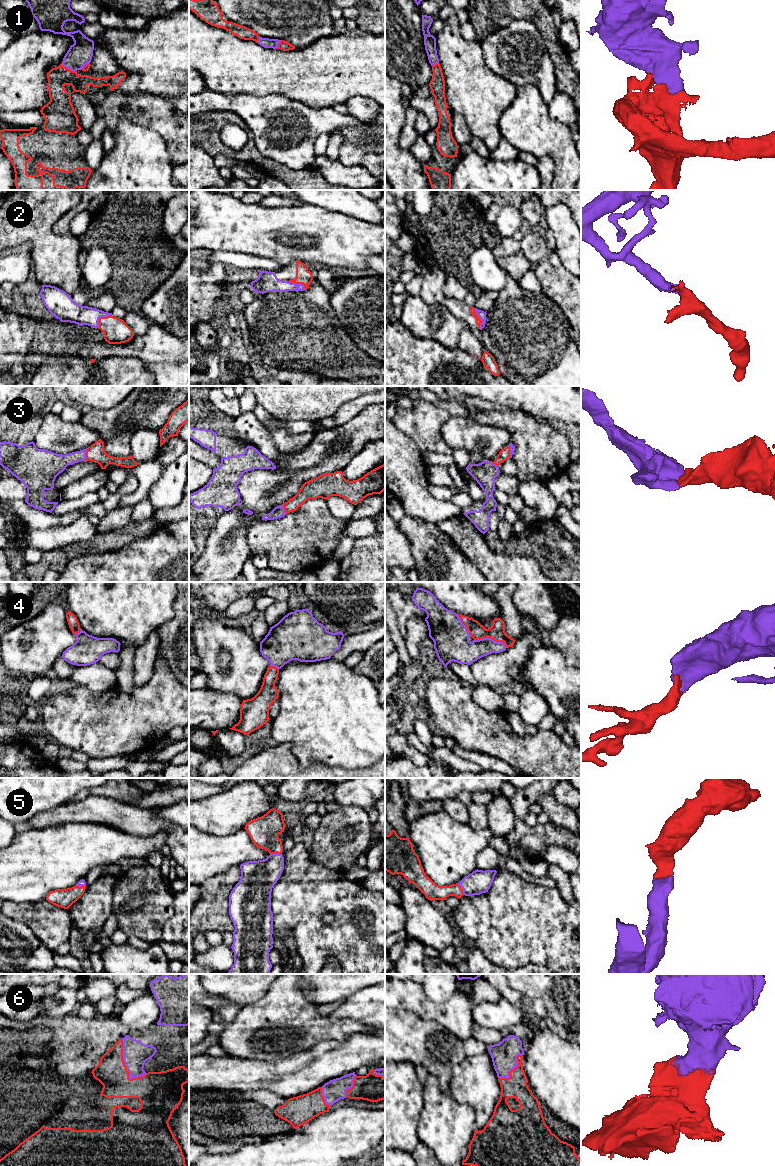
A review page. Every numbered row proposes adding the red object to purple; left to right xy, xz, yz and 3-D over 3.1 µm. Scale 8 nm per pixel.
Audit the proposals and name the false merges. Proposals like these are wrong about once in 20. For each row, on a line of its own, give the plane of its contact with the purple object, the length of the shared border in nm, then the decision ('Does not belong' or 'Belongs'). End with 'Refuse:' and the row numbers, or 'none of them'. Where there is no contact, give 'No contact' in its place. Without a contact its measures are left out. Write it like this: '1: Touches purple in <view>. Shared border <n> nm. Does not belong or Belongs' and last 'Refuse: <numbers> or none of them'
1: Touches purple in xy. Shared border 140 nm. Belongs
2: Touches purple in xy. Shared border 160 nm. Belongs
3: Touches purple in xy. Shared border 110 nm. Belongs
4: Touches purple in yz. Shared border 280 nm. Belongs
5: Touches purple in xz. Shared border 100 nm. Belongs
6: Touches purple in xy. Shared border 360 nm. Belongs
Refuse: none of them

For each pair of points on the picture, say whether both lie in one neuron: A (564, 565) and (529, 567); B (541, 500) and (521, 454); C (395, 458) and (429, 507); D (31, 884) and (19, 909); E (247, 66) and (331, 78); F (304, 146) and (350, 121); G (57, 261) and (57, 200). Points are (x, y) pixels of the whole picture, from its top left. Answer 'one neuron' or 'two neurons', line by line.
A: two neurons
B: two neurons
C: one neuron
D: two neurons
E: one neuron
F: one neuron
G: one neuron

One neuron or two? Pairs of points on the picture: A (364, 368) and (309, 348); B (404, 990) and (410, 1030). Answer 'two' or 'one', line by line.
A: one
B: two

